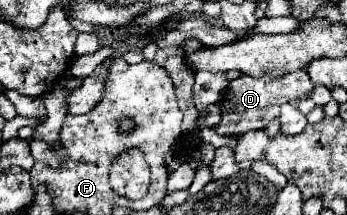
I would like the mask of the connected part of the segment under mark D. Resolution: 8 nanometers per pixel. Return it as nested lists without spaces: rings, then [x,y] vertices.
[[[294,71],[282,77],[260,77],[260,79],[250,77],[250,75],[240,75],[228,85],[228,91],[222,101],[222,109],[224,109],[222,119],[214,129],[218,135],[232,133],[236,137],[252,129],[266,129],[270,121],[278,119],[282,103],[308,99],[312,91],[314,91],[314,85],[306,71]]]

